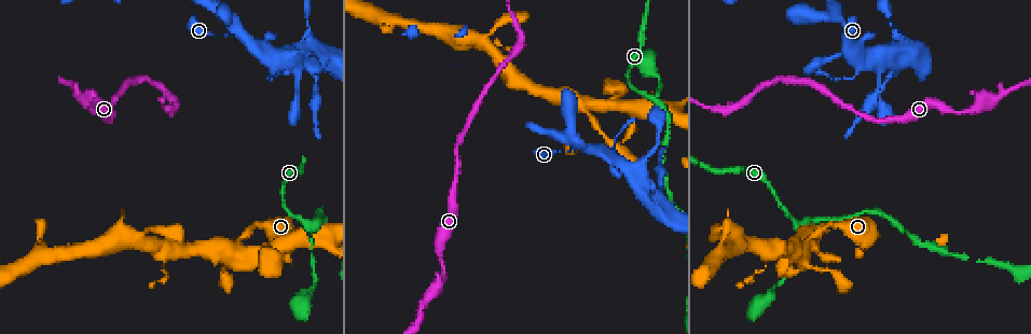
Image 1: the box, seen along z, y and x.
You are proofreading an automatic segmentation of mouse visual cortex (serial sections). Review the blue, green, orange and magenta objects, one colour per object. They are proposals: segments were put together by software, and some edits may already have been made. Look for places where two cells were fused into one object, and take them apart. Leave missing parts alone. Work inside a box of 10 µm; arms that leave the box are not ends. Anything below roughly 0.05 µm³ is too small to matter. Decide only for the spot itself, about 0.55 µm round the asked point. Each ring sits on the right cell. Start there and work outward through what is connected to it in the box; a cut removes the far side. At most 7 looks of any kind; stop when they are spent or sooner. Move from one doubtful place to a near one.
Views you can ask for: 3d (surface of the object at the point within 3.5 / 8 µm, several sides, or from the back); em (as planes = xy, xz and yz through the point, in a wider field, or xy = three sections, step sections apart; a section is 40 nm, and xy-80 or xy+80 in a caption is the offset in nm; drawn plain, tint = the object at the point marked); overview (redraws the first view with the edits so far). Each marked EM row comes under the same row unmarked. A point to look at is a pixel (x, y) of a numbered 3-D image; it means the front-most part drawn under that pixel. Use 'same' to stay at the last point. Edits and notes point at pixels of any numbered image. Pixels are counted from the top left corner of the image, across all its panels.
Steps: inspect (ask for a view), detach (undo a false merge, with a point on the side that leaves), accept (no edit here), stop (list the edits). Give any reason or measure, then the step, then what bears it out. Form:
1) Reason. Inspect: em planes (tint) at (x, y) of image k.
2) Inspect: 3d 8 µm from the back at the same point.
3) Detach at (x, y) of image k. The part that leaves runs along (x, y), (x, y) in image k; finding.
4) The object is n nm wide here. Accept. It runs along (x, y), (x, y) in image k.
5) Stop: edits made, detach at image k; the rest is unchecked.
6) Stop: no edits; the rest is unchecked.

Sudden change in width. Inspect: 3d 8 µm at (593, 150) of image 1.

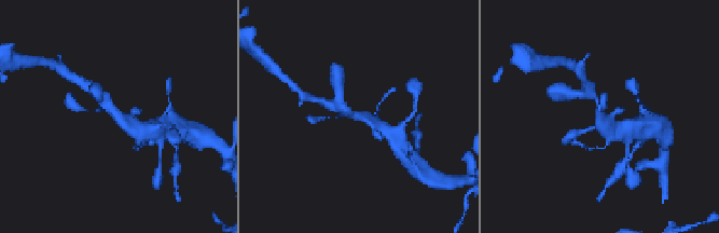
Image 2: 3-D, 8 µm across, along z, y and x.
Closer look. Inspect: 3d 3.5 µm at the same point.

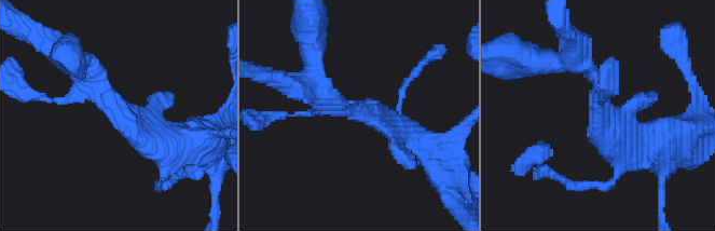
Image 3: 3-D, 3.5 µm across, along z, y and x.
Inspect: em xy step 3 (tint) at (360, 112) of image 3.

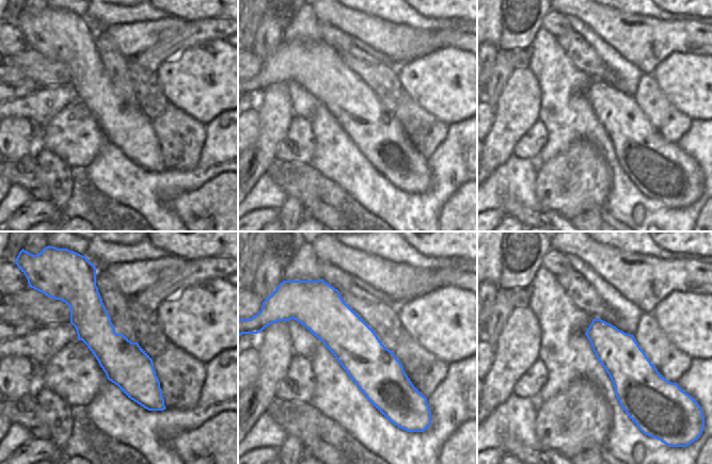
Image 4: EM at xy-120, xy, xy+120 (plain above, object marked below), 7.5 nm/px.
Accept. Continuous, no second cell.

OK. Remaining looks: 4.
Three-way junction. Inspect: 3d 3.5 µm at (797, 226) of image 1.

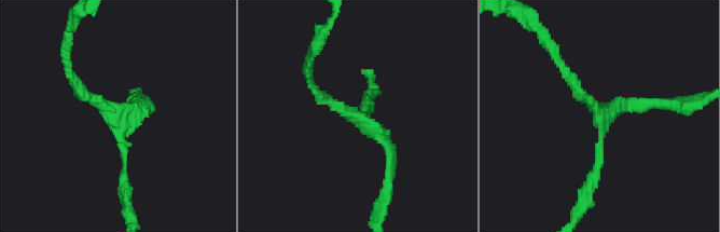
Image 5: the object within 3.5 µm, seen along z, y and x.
3 arms meet here; the arms are 100, 150, 200 nm wide. Inspect: em xy step 5 (tint) at (355, 116) of image 5.

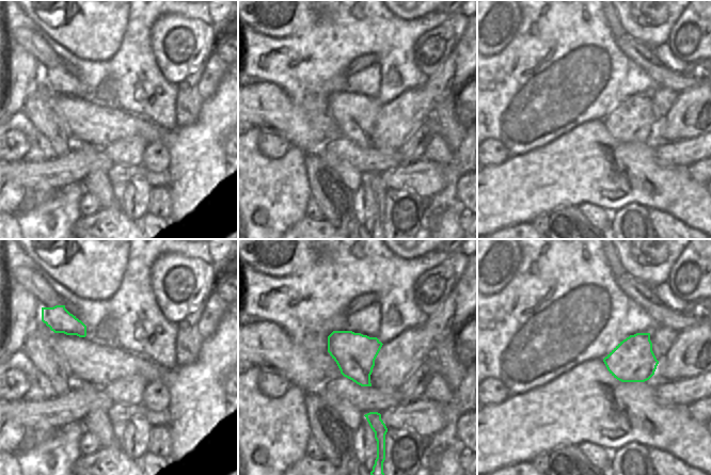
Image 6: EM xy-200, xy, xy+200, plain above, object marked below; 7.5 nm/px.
Accept. It runs along (69, 71), (122, 127), (125, 185) in image 5; continuous, no second cell.

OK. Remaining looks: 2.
Four or more arms meet. Inspect: 3d 3.5 µm at (236, 245) of image 1.

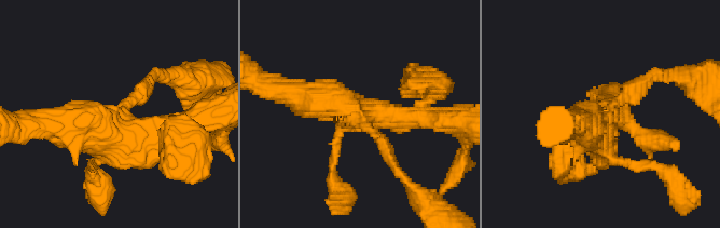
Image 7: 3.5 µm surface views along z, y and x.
Now the EM. Inspect: em xy step 2 (tint) at (606, 120) of image 7.

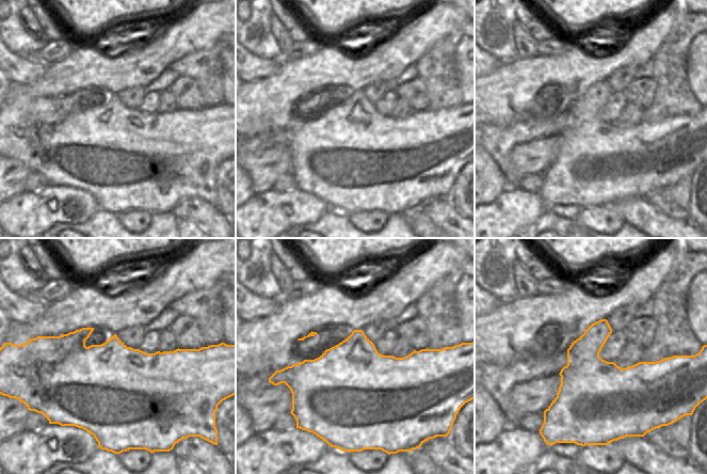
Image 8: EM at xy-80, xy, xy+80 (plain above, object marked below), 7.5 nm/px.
Accept. It runs along (392, 160), (349, 108), (293, 94) in image 7; continuous, no second cell.

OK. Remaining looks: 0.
Stop: no edits; the rest is unchecked.

